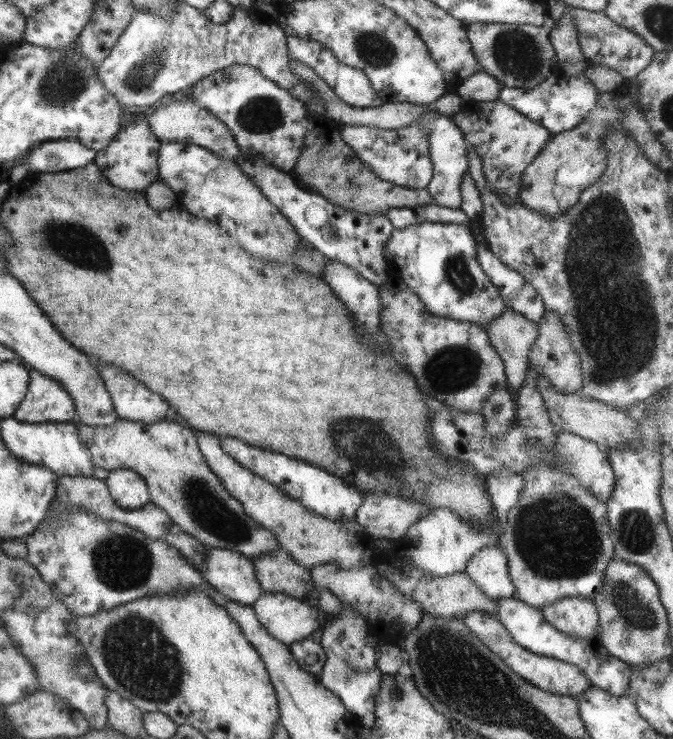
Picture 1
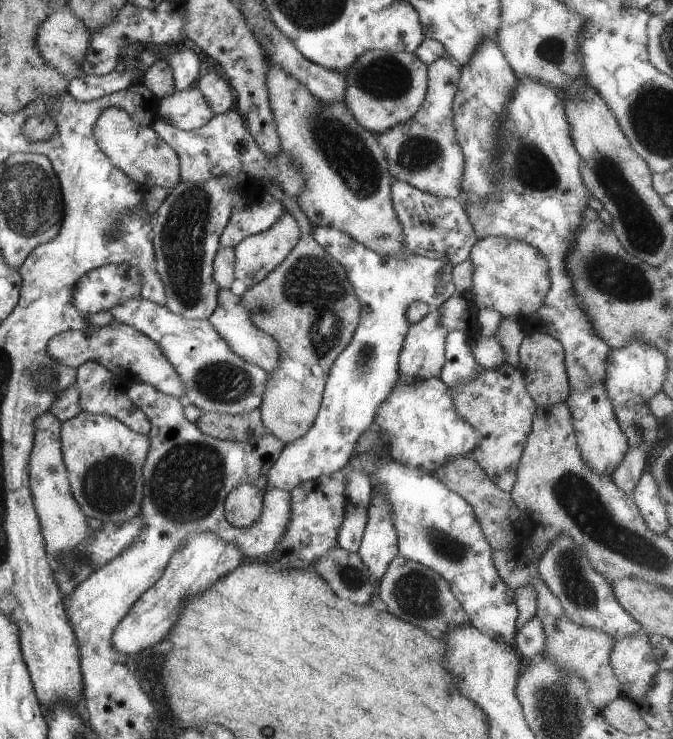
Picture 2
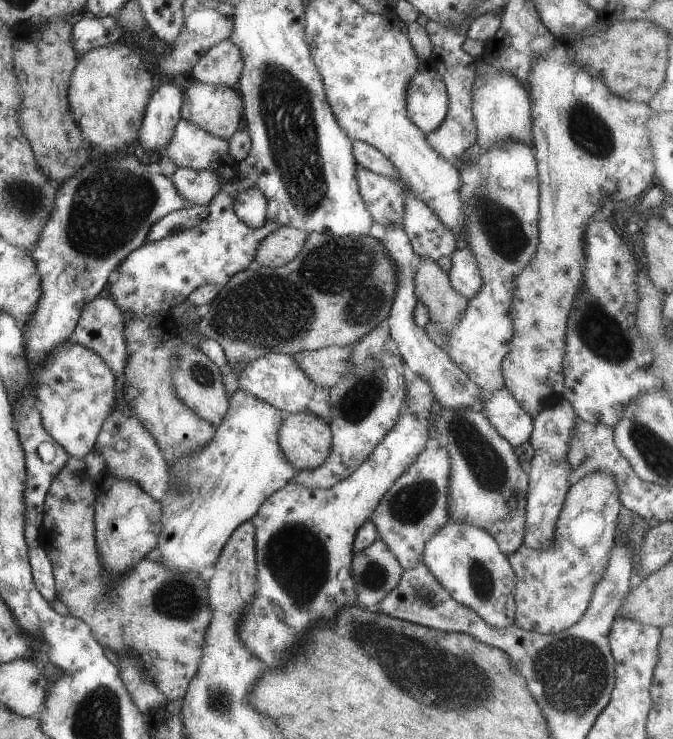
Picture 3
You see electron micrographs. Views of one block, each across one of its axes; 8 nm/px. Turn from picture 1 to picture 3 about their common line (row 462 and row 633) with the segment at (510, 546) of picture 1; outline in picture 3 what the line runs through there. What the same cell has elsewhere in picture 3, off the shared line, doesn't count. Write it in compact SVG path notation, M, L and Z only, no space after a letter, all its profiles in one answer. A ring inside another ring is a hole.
M587 473L570 485L556 518L552 543L543 551L528 549L521 544L513 554L507 556L515 575L514 625L517 628L542 635L555 635L559 631L573 626L583 616L592 590L602 577L609 560L610 550L615 541L618 516L622 511L623 506L618 499L618 488L609 475Z

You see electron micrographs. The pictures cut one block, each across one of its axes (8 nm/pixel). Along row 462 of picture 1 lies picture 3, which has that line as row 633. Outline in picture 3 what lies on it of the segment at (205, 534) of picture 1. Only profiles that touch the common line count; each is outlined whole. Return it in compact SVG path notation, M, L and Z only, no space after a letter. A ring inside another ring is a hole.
M69 457L66 463L60 468L56 477L53 477L47 494L44 498L44 509L41 521L40 540L43 544L47 558L50 560L52 566L52 573L54 576L54 587L56 598L58 598L65 606L67 606L69 615L71 617L82 620L92 632L95 640L102 646L102 648L109 648L118 657L127 655L128 657L135 657L138 660L138 666L142 670L142 675L153 683L159 692L168 700L181 699L187 690L189 681L197 672L200 658L202 657L202 646L205 640L205 633L210 621L210 608L208 607L208 592L206 582L203 581L200 573L173 572L166 569L161 563L149 561L148 559L141 559L135 563L133 568L130 568L123 575L114 575L111 577L104 572L104 568L100 565L99 555L96 549L94 539L94 504L95 504L95 487L94 482L86 475L86 466L82 460Z

